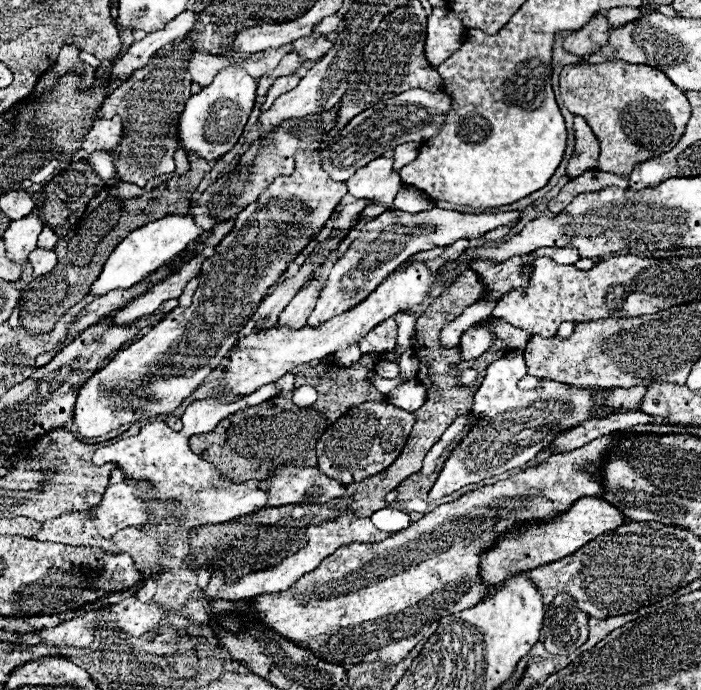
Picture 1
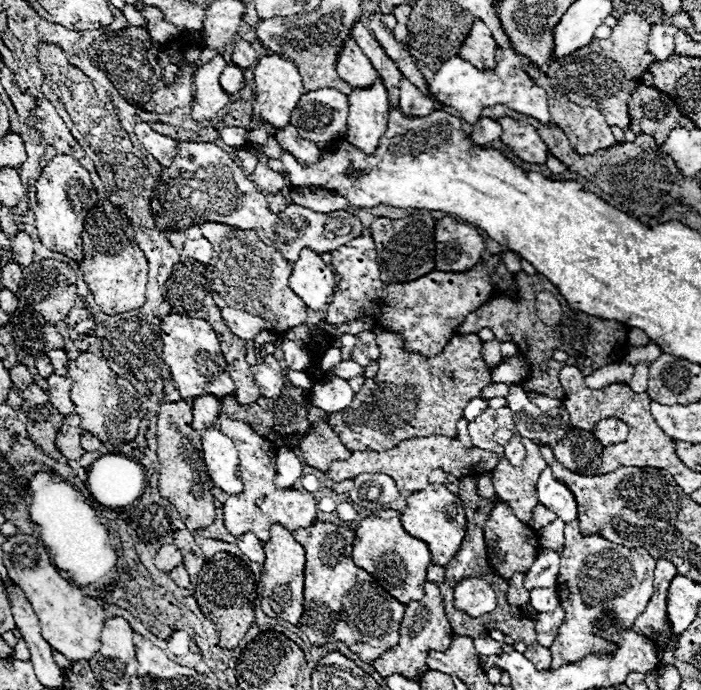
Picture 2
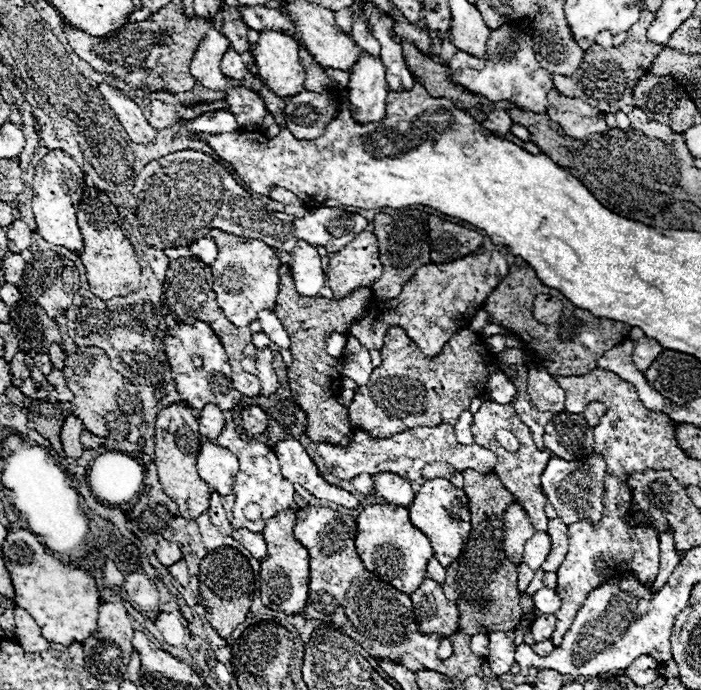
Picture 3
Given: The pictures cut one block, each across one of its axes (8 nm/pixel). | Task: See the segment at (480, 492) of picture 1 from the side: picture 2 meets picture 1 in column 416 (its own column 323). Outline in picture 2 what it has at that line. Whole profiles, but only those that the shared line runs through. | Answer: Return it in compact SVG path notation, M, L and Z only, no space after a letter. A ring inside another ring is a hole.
M316 522L312 528L292 532L294 540L306 550L306 582L304 582L304 614L298 628L312 644L342 640L364 662L372 662L400 640L400 620L406 604L400 604L382 590L376 580L354 564L352 544L354 530L332 522Z

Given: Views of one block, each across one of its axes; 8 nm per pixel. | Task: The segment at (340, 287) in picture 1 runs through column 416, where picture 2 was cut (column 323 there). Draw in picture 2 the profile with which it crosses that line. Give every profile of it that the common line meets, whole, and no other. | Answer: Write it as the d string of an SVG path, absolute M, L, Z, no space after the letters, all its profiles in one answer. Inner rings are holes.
M240 170L240 174L230 174L230 226L242 228L242 230L256 230L256 234L266 244L272 244L288 262L296 262L302 248L310 248L312 252L318 252L318 254L332 252L338 246L344 246L350 240L358 238L364 230L358 216L344 210L322 214L322 212L314 212L314 210L290 204L284 212L272 214L268 210L268 202L264 194L258 190L258 186L252 180L248 180L244 170Z

